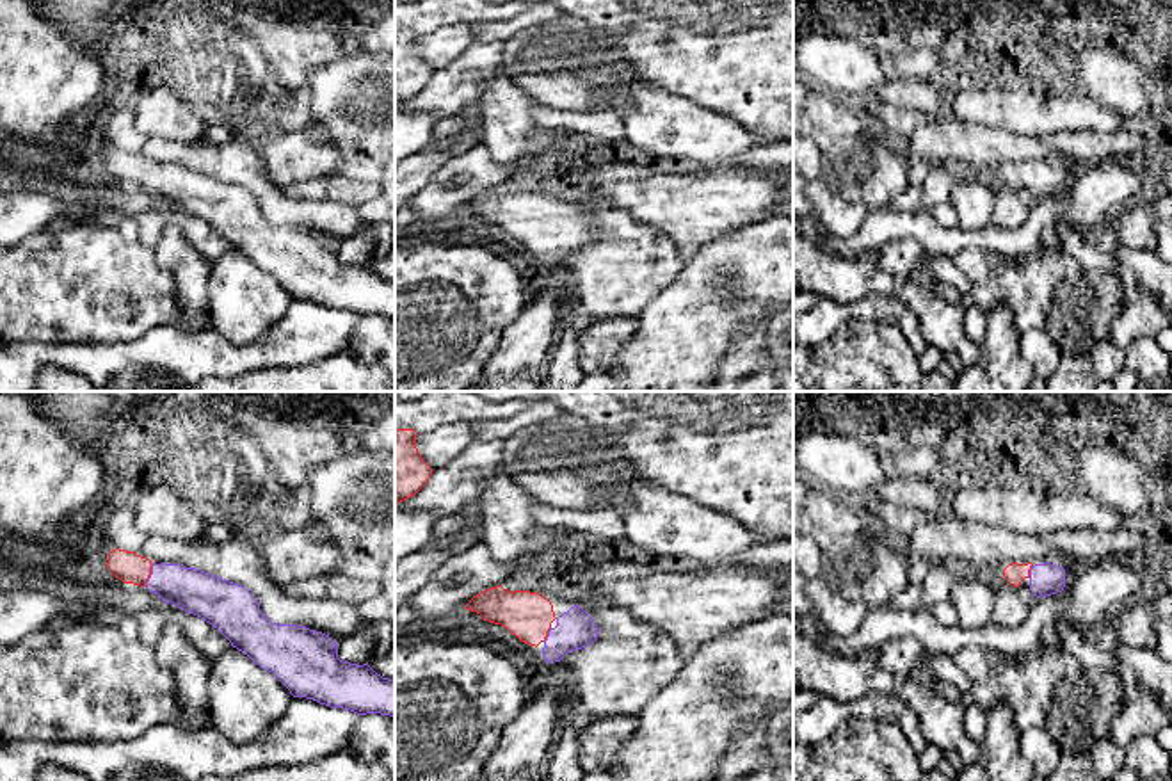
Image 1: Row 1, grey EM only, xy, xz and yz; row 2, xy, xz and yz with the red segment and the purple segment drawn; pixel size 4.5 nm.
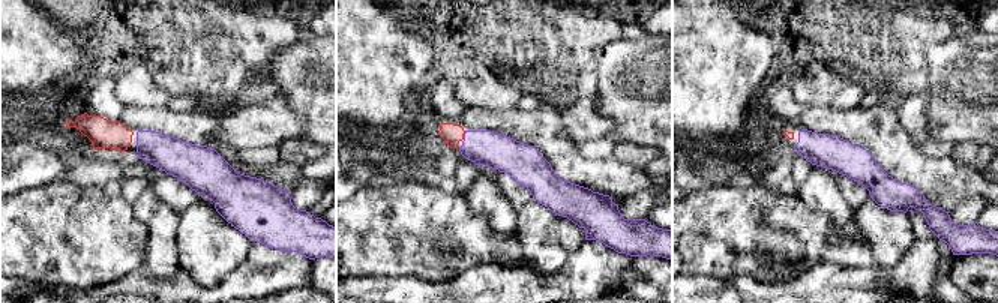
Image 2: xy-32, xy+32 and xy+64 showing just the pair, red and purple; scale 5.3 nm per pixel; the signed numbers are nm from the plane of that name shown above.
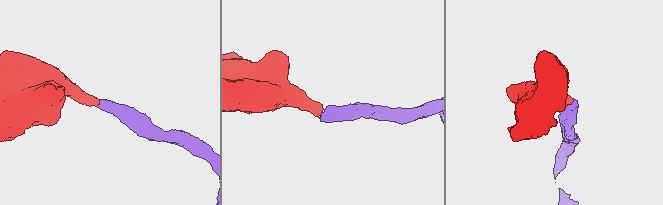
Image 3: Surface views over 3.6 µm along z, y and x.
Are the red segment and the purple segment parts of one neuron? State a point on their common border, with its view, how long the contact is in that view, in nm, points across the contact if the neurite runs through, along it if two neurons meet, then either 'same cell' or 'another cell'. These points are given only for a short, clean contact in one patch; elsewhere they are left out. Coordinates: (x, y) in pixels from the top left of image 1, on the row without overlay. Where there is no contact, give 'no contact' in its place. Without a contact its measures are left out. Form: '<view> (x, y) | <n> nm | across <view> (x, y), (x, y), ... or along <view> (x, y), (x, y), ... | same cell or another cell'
xy (148, 177) | 120 nm | across xy (130, 169), (148, 177), (194, 193) | same cell

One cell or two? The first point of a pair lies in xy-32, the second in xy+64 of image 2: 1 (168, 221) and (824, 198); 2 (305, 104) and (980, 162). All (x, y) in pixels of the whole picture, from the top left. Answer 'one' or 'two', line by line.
1: one
2: two

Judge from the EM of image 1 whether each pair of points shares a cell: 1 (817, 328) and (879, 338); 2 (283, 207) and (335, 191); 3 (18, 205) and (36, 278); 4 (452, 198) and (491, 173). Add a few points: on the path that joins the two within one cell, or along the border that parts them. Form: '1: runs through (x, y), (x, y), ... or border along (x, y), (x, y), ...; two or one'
1: border along (874, 321), (847, 319), (811, 346); two
2: border along (331, 198), (356, 209); two
3: border along (47, 228), (34, 230), (18, 241); two
4: runs through (461, 191), (482, 173); one

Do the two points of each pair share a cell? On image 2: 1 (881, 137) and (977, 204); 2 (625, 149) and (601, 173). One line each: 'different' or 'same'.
1: different
2: different

